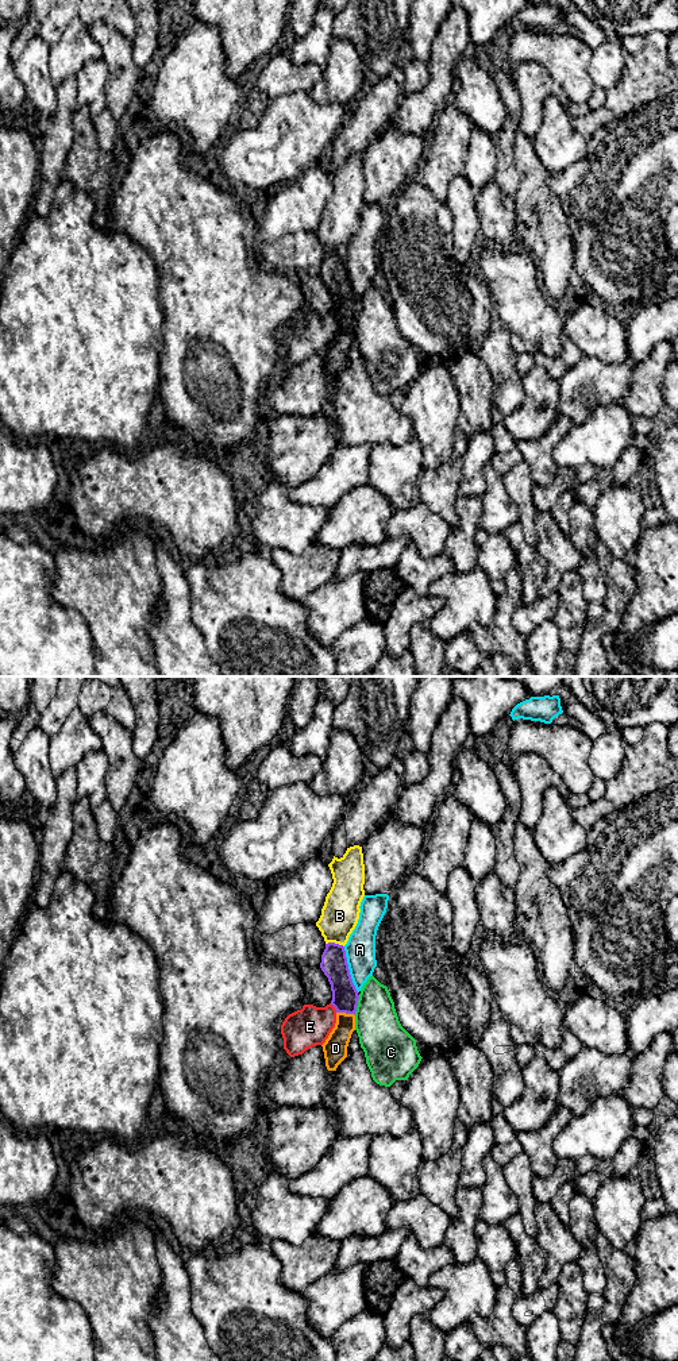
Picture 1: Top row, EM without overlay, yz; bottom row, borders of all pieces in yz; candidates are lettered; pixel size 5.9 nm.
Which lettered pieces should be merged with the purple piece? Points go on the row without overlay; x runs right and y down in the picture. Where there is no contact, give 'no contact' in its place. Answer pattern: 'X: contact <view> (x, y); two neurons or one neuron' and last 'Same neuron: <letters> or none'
A: contact yz (349, 278); two neurons
B: contact yz (334, 251); two neurons
C: contact yz (357, 313); two neurons
D: contact yz (346, 322); one neuron
E: contact yz (334, 315); two neurons
Same neuron: D

